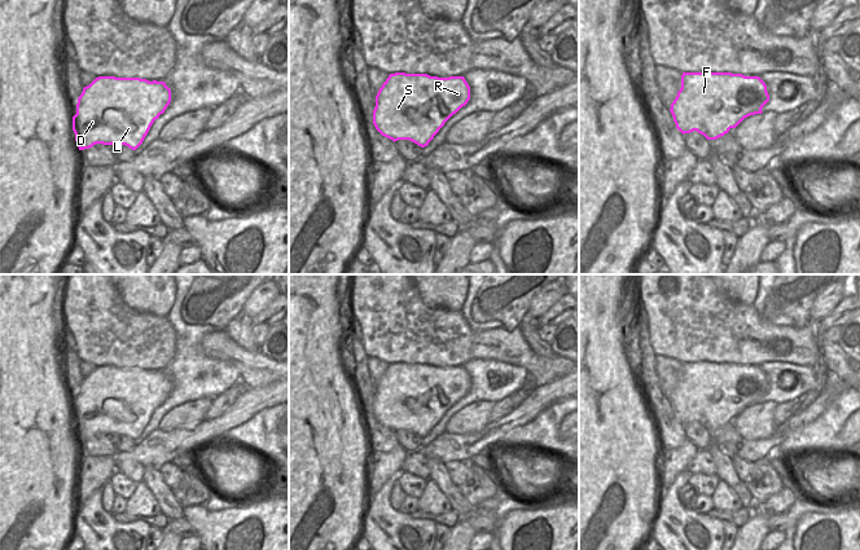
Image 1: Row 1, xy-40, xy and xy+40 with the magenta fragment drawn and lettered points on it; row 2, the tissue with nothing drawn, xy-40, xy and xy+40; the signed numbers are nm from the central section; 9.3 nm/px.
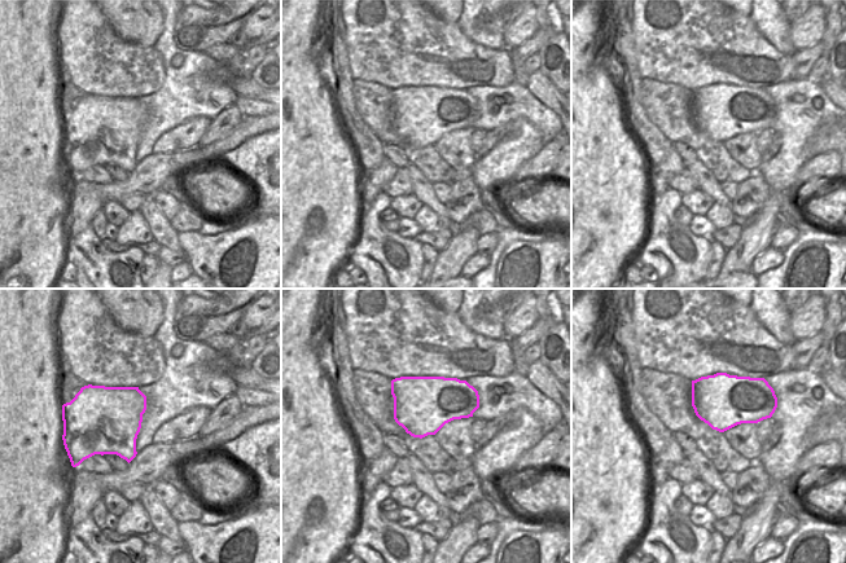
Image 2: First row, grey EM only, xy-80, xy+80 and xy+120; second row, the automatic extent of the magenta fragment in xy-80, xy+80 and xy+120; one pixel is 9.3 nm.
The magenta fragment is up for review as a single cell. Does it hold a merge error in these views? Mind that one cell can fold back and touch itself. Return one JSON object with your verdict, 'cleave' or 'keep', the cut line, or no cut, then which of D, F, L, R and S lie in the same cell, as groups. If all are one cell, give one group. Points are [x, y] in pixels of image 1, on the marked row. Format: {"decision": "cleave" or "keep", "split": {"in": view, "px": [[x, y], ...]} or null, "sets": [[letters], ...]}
{"decision": "keep", "split": null, "sets": [["D", "F", "L", "R", "S"]]}

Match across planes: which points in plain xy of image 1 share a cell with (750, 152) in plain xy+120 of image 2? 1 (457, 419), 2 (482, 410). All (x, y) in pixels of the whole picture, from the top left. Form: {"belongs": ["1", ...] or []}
{"belongs": ["1", "2"]}

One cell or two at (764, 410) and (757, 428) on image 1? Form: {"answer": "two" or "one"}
{"answer": "one"}

